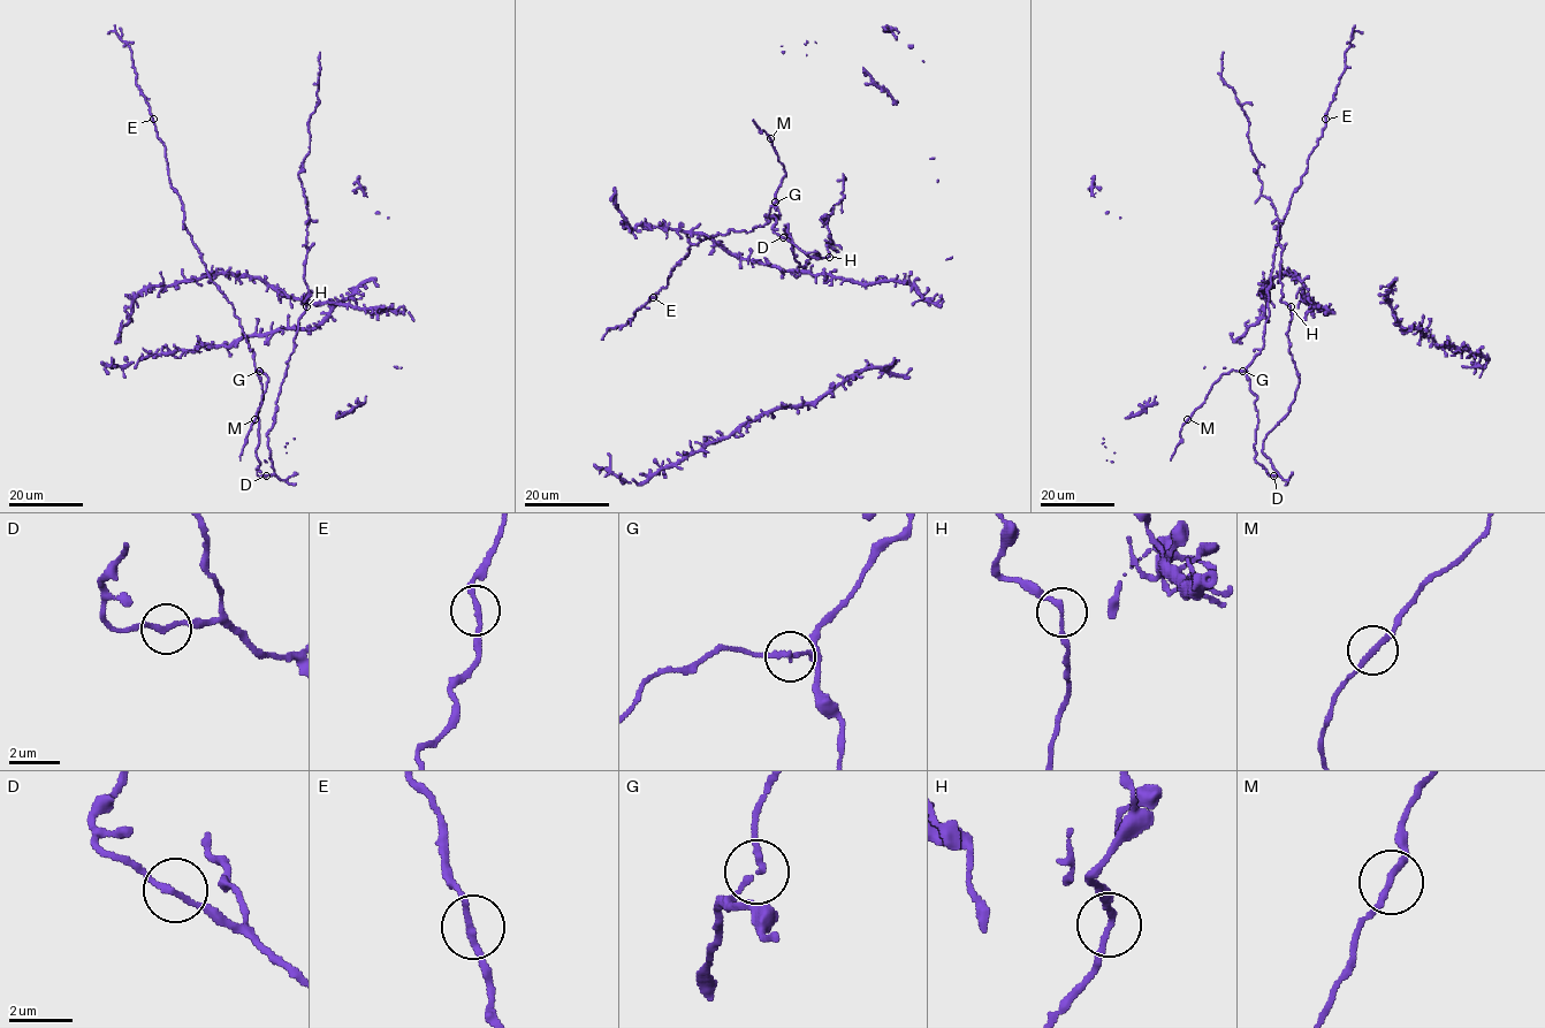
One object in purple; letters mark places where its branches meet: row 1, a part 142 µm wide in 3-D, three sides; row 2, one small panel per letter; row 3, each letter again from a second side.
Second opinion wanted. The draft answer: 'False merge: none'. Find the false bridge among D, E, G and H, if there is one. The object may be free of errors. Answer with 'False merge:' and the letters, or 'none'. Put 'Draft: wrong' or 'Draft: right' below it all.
False merge: none
Draft: right

